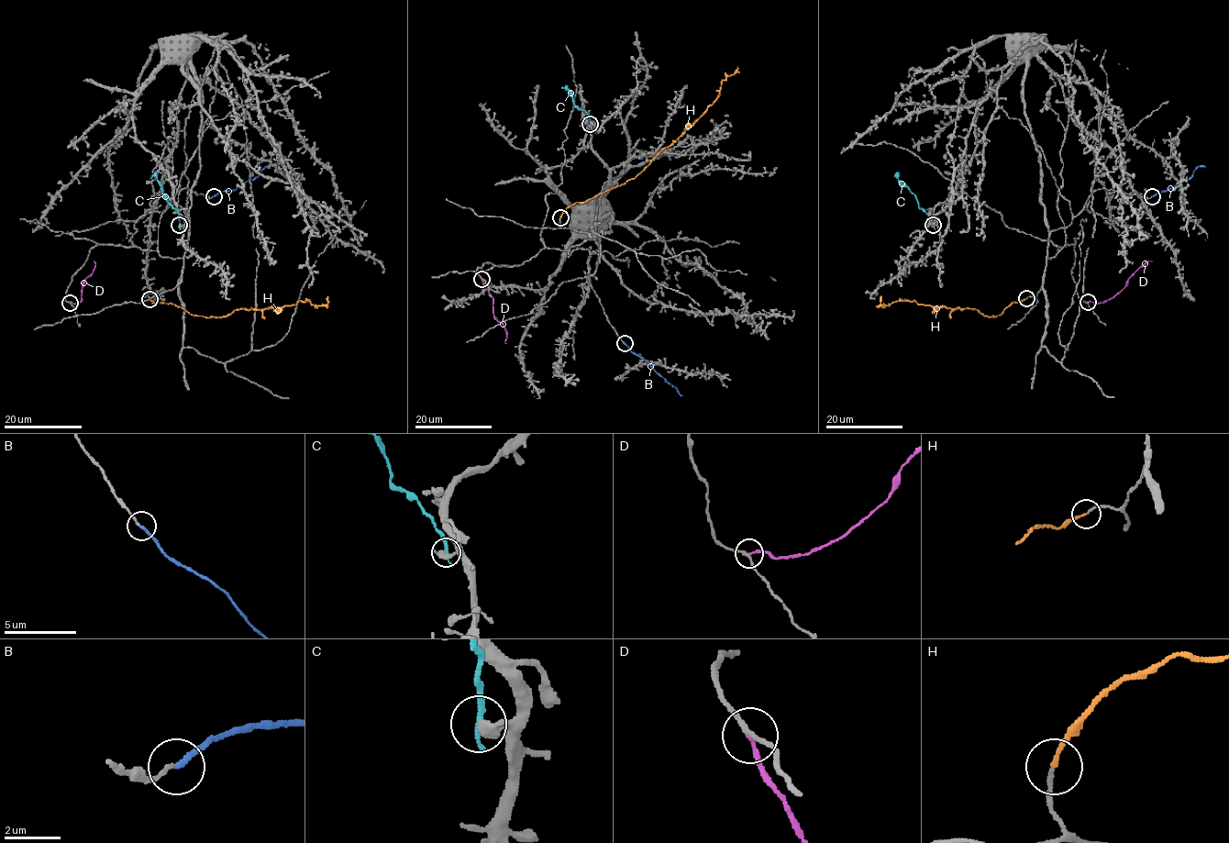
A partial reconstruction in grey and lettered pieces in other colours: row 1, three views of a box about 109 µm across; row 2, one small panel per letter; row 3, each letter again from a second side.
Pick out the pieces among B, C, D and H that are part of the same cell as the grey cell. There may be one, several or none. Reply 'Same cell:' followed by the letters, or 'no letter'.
Same cell: B, H

